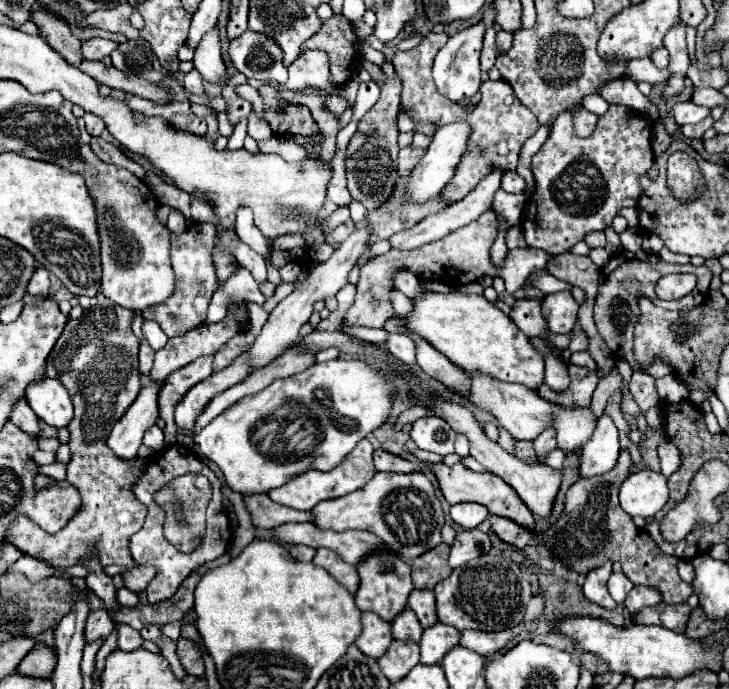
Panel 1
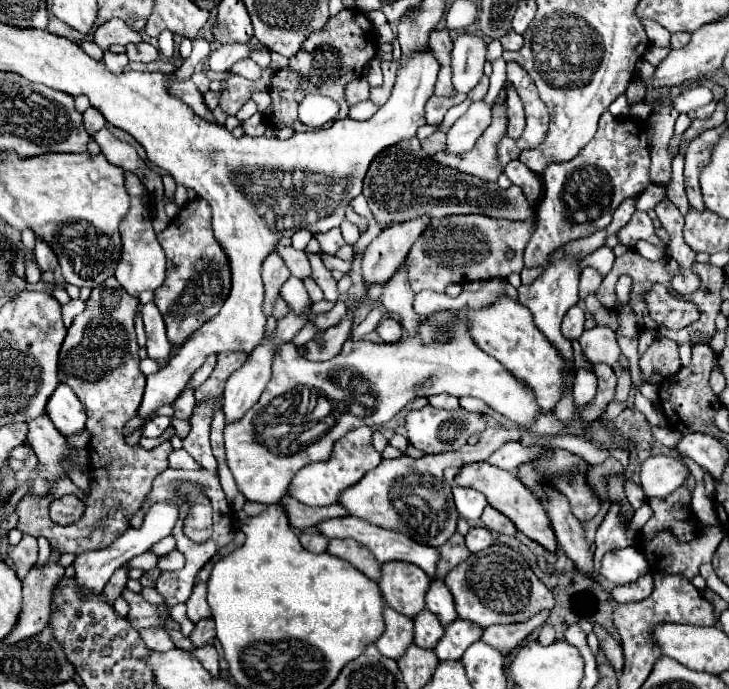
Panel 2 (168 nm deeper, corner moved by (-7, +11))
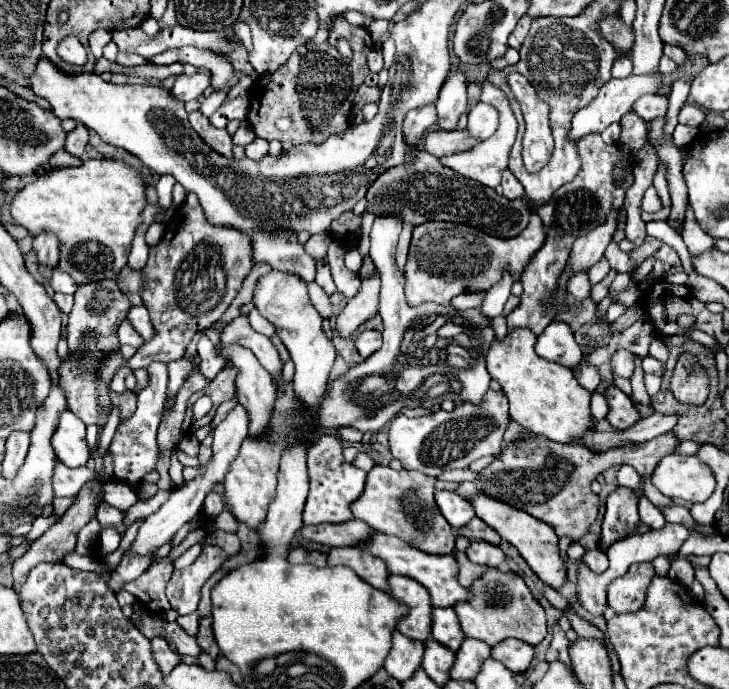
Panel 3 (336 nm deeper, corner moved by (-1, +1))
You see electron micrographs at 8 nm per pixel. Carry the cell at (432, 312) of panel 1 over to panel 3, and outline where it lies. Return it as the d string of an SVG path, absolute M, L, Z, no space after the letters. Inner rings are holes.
M525 327L509 331L503 339L493 339L487 351L487 371L501 383L509 399L509 415L535 435L545 435L551 441L571 443L589 429L589 391L581 387L571 369L545 361L535 353L537 335Z

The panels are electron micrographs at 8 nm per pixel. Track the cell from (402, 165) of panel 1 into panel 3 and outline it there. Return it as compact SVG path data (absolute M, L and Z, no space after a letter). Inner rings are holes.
M437 131L437 133L427 133L423 139L423 149L435 157L465 151L471 145L475 145L475 143L473 143L473 139L469 139L465 135L465 131L449 131L449 133Z

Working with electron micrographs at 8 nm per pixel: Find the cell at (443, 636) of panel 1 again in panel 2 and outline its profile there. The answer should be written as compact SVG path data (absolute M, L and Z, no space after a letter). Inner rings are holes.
M457 619L445 627L443 639L437 643L435 653L441 661L459 661L465 649L479 641L483 635L483 627L465 619Z

